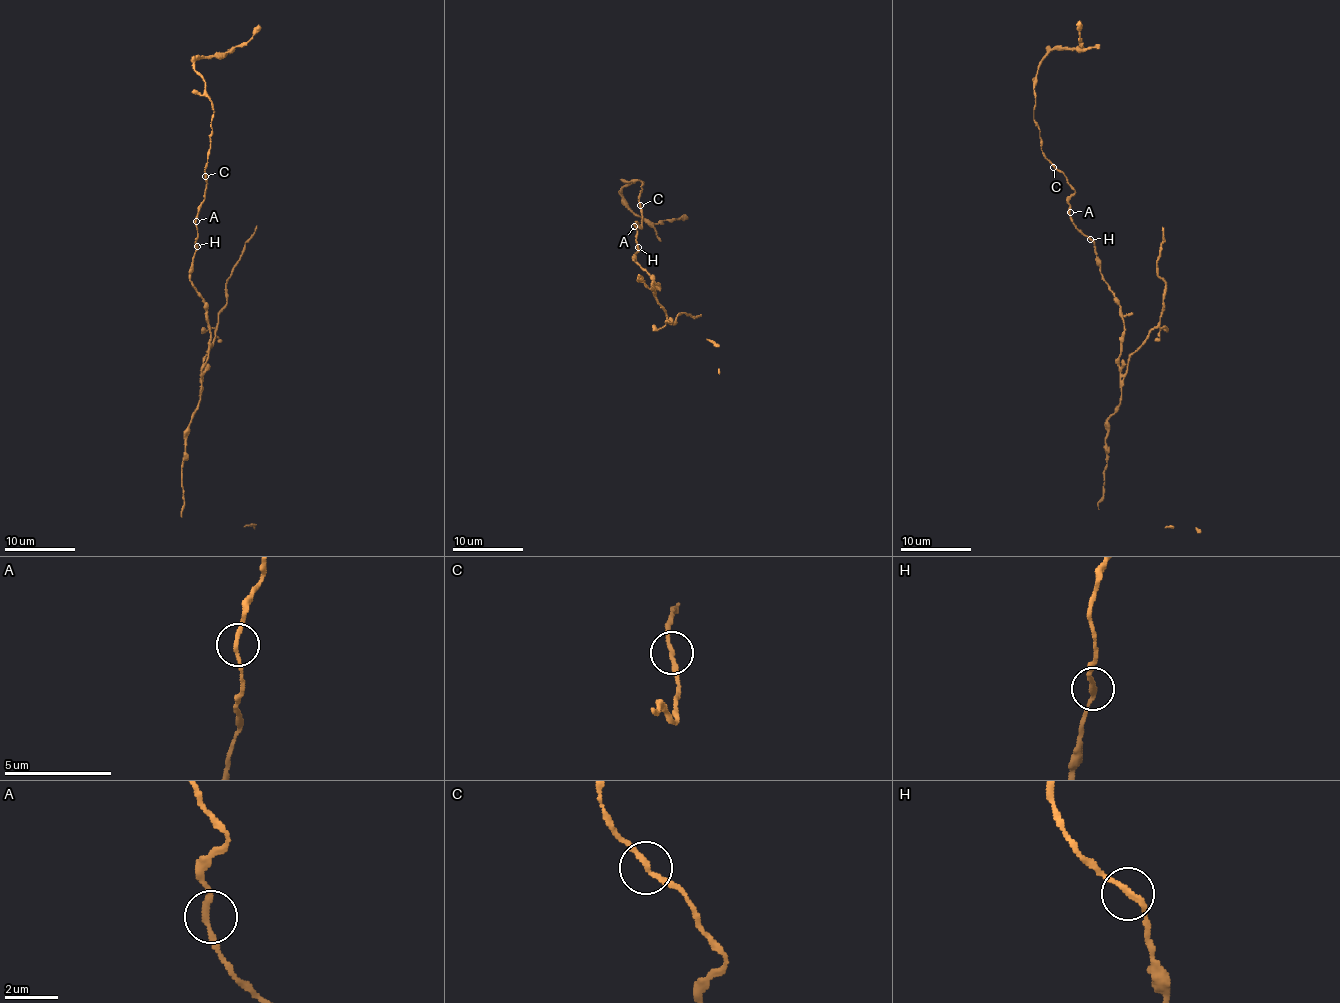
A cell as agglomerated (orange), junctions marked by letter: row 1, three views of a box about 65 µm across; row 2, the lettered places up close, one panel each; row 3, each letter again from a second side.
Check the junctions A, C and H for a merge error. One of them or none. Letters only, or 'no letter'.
no letter

